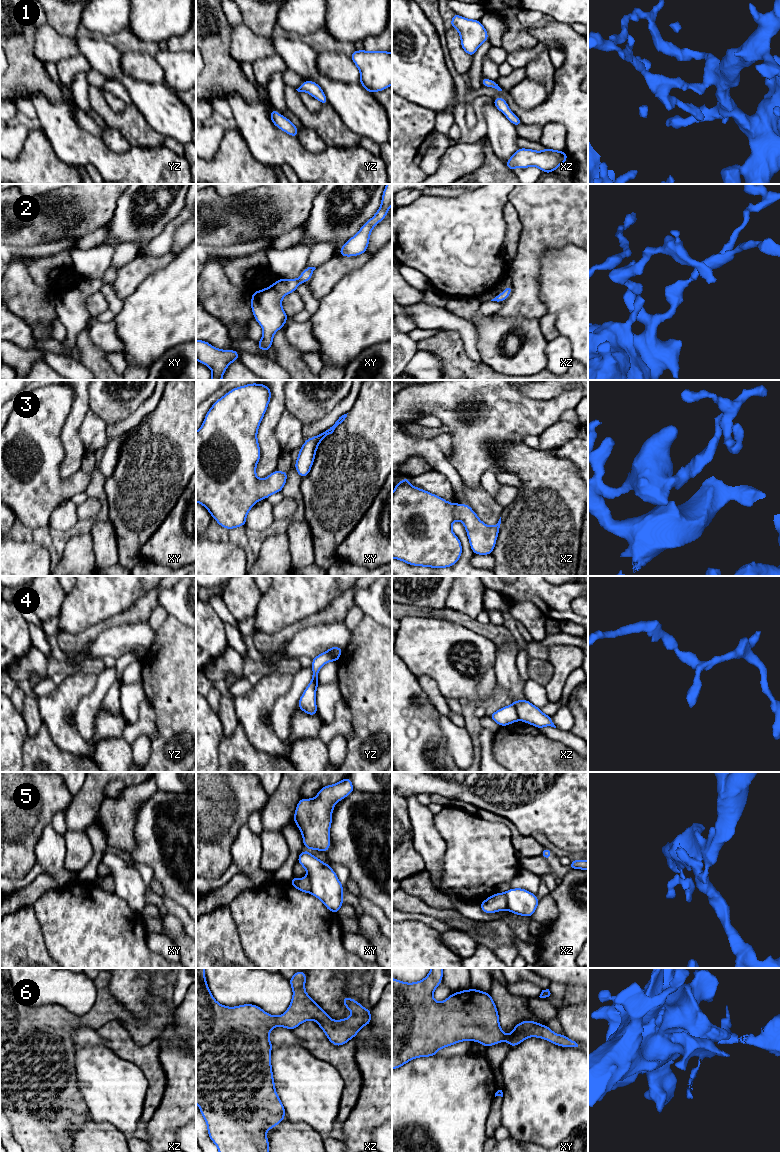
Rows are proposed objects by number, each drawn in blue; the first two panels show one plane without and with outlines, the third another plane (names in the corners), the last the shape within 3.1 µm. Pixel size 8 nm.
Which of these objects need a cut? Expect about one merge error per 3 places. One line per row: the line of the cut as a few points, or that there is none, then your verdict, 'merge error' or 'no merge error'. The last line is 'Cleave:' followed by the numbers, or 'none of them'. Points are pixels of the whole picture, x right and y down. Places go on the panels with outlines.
1: cut none; no merge error
2: cut none; no merge error
3: cut none; no merge error
4: cut xz (512, 703), (519, 719); merge error
5: cut xz (504, 893), (507, 899), (507, 909); merge error
6: cut none; no merge error
Cleave: 4, 5

